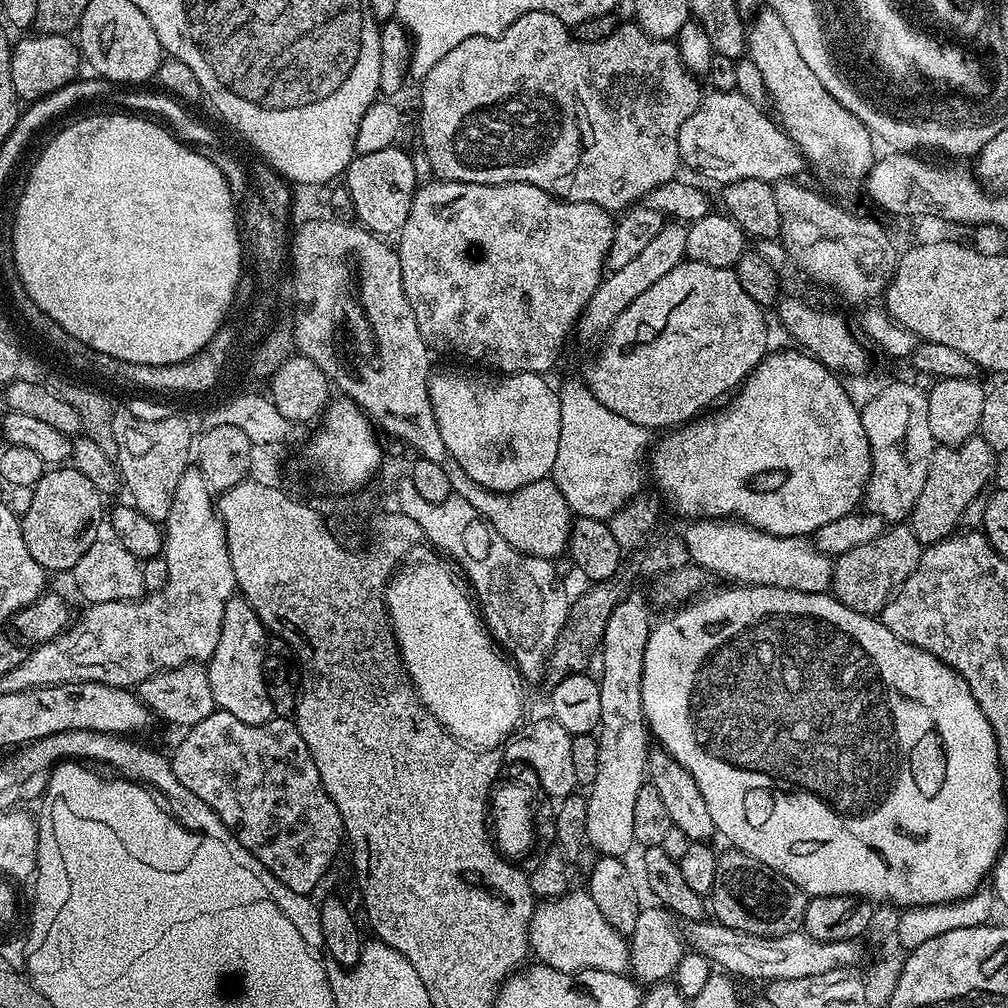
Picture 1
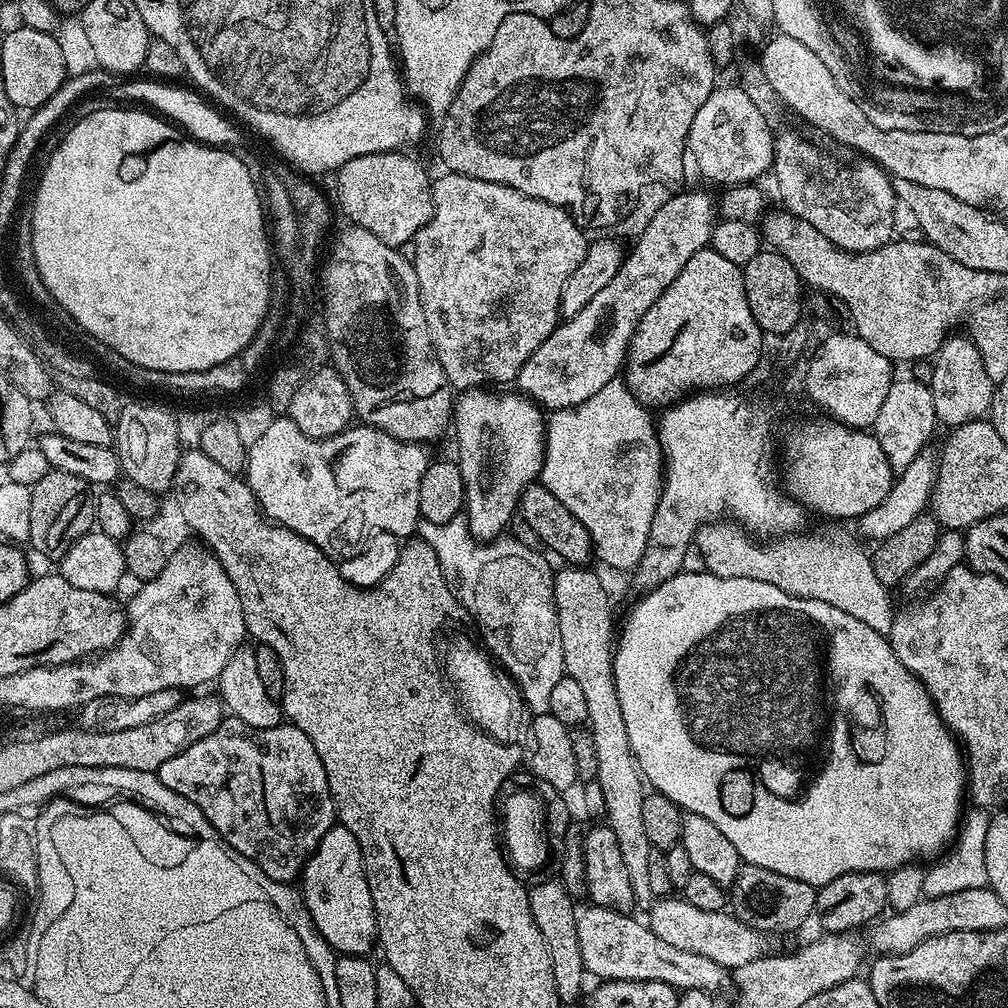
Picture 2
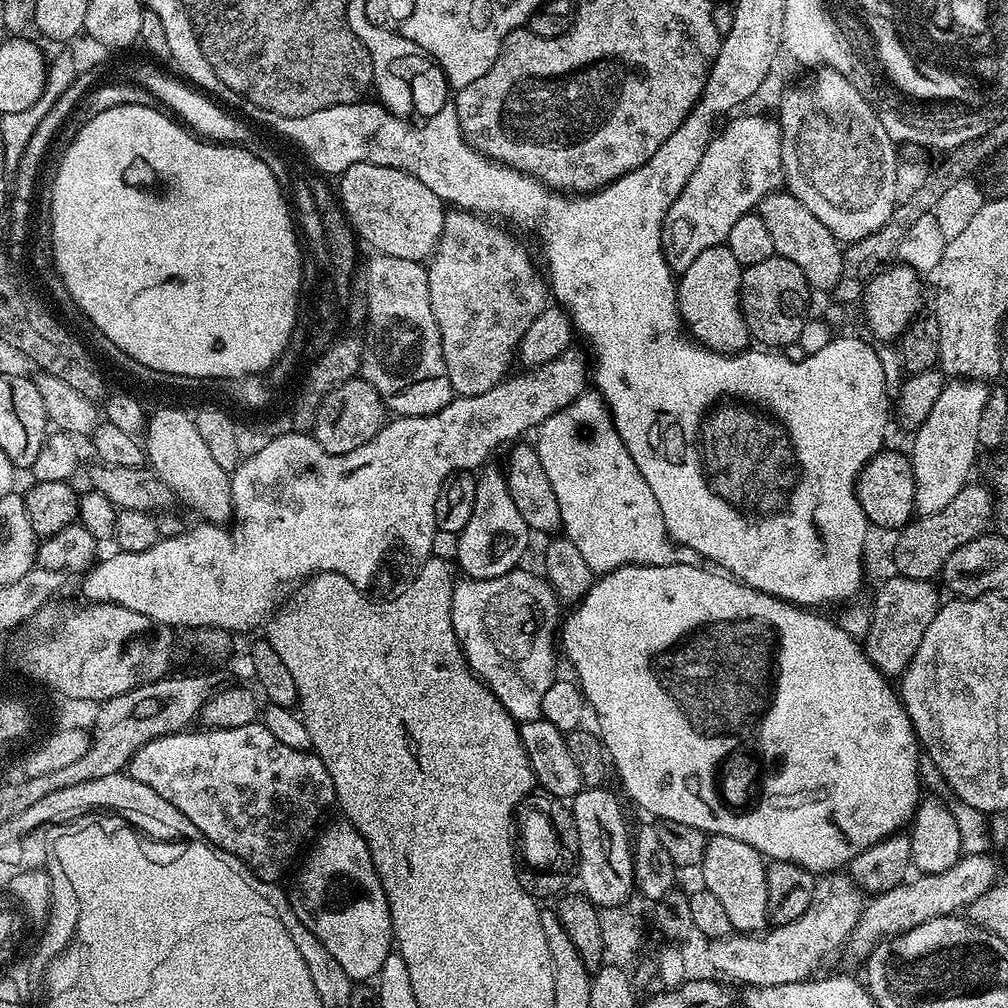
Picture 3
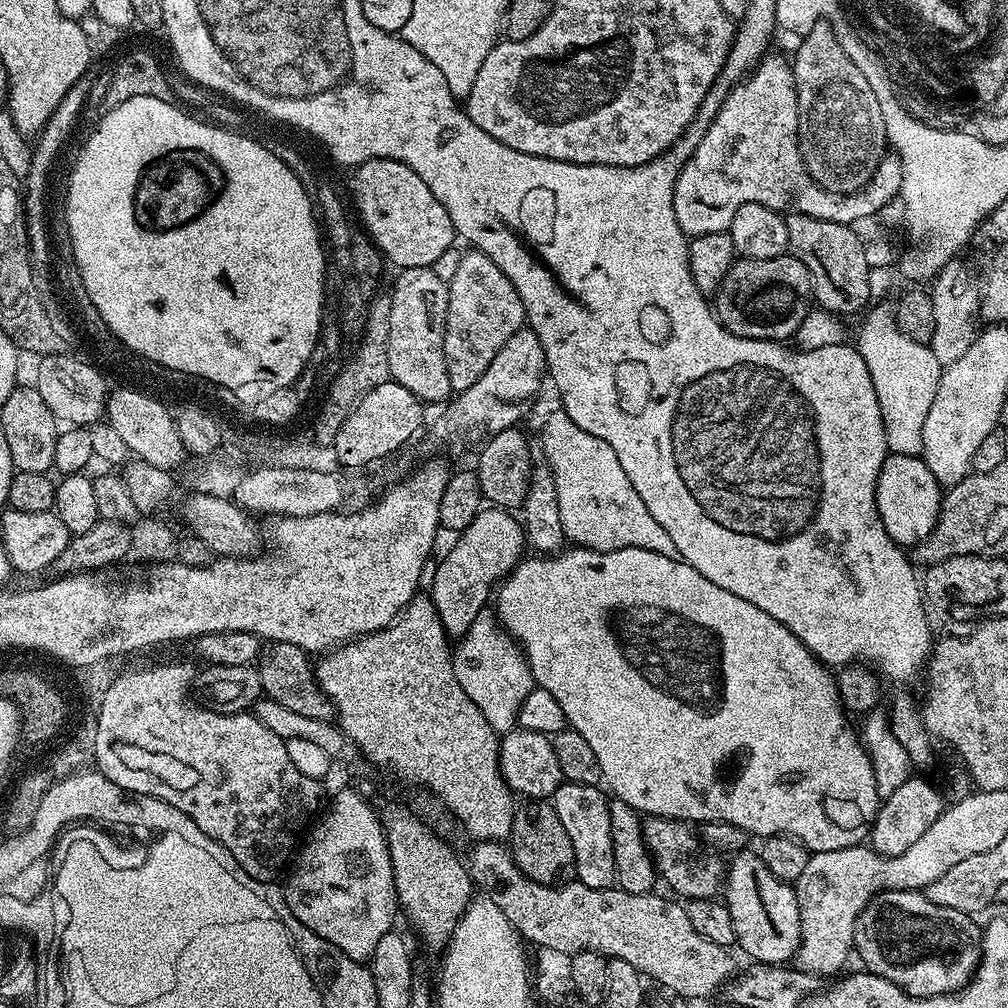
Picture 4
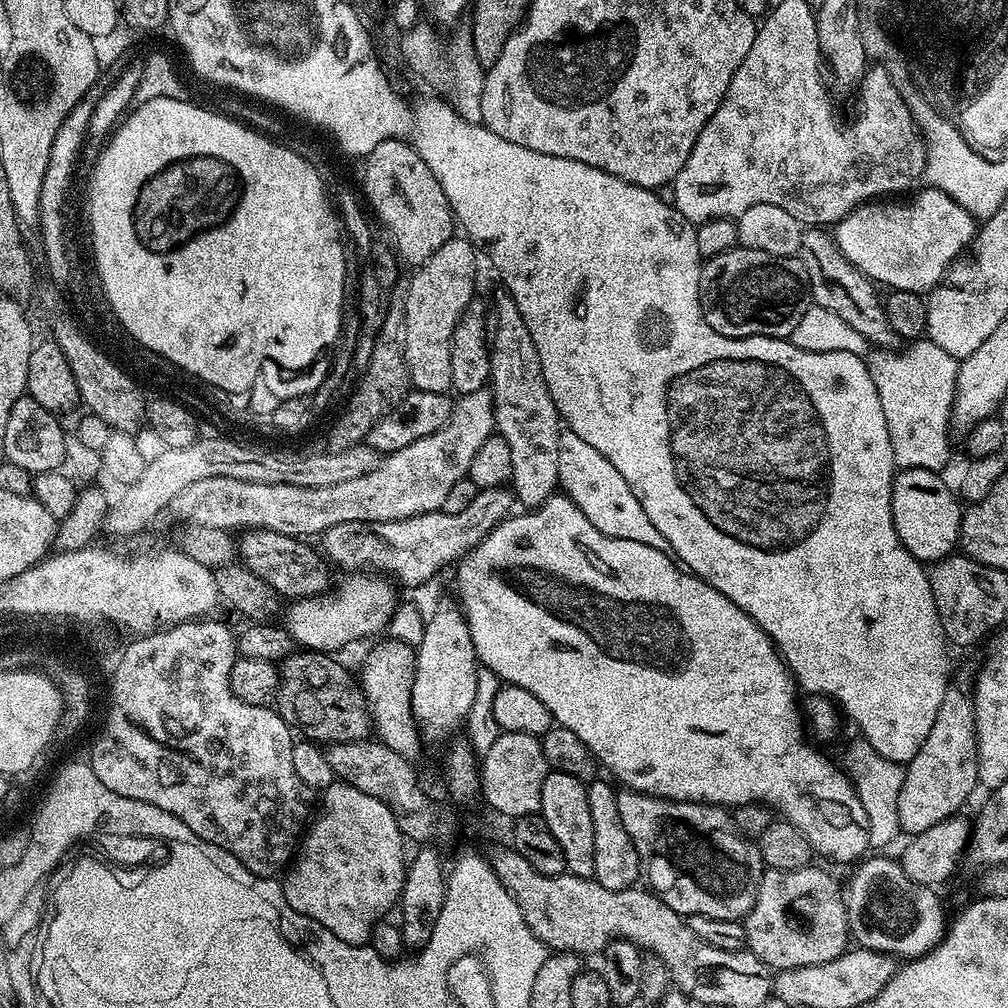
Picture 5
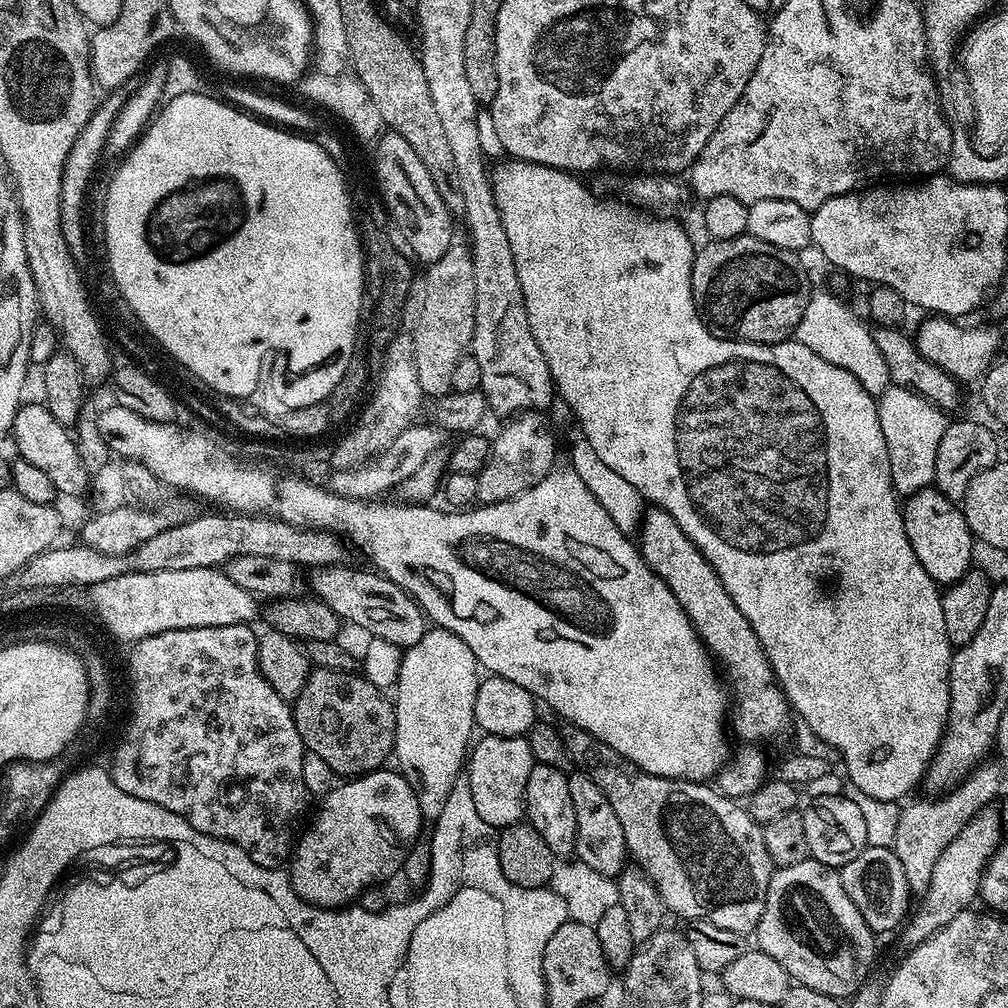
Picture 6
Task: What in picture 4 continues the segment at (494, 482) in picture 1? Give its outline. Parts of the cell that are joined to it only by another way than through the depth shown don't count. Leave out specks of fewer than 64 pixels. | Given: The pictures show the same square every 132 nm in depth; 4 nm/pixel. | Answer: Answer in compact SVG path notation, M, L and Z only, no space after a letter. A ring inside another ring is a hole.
M495 506L485 507L459 533L456 545L444 556L444 561L432 576L430 595L438 610L438 618L449 637L459 638L470 628L470 622L485 611L498 582L520 563L526 552L521 521L511 511Z

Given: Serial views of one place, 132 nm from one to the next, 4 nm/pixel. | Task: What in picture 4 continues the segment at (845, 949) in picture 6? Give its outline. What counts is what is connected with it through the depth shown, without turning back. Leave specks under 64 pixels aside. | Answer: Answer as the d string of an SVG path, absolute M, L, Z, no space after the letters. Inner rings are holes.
M739 851L727 861L722 899L728 905L730 918L734 922L736 944L749 956L749 961L784 966L795 957L799 948L800 906L798 898L795 896L795 890L791 883L774 878L774 874L770 874L770 870L766 870L762 858L755 851L750 851Z

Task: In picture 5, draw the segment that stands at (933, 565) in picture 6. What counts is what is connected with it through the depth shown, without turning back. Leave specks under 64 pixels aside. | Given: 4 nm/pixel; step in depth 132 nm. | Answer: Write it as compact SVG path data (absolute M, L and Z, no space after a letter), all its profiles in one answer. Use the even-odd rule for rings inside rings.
M901 468L892 482L892 513L894 514L894 530L898 530L898 538L915 560L935 562L946 560L957 551L960 543L960 517L962 504L956 501L957 493L943 480L939 471L930 469Z

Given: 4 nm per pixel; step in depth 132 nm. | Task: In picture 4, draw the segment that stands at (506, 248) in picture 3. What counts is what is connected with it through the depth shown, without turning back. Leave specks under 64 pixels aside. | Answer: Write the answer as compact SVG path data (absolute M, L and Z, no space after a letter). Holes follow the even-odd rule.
M468 250L468 253L457 262L456 269L452 272L452 280L450 276L447 285L448 309L444 331L444 353L446 370L450 374L450 386L453 393L458 393L474 386L474 382L478 382L478 378L486 374L486 366L494 362L494 354L498 354L498 350L502 350L502 346L510 342L510 338L518 329L525 327L526 321L522 298L518 298L518 290L514 290L510 278L506 278L506 274L502 274L502 270L498 270L498 266L494 266L494 262L490 262L486 254Z

